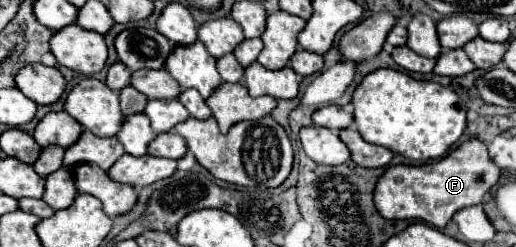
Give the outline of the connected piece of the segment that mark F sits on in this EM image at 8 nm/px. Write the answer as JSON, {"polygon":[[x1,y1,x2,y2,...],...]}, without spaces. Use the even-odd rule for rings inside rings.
{"polygon":[[467,140,445,158,429,164,389,166,375,184,375,208,387,220,417,220,435,228,445,228,455,212,483,204,485,194,499,180,499,168,491,164,487,148,479,140]]}

